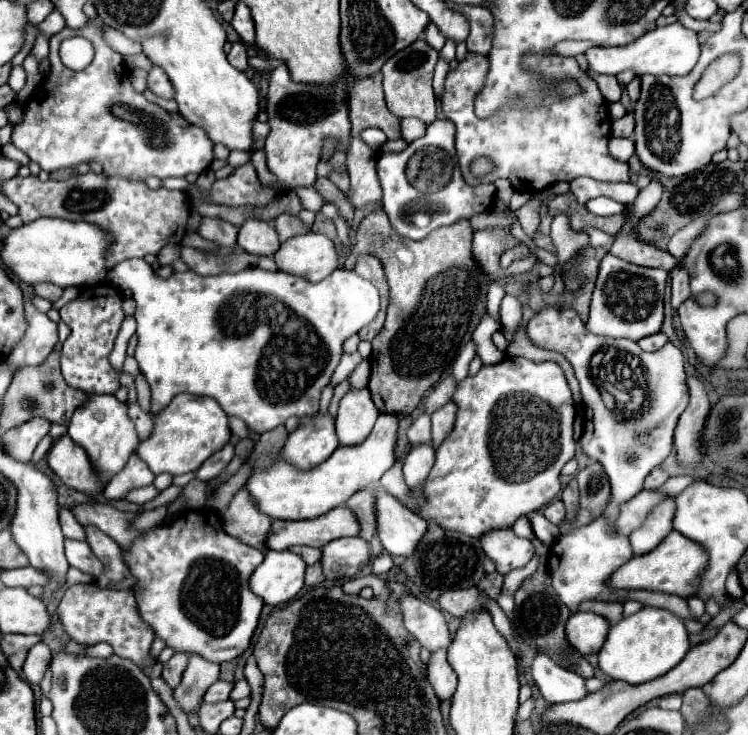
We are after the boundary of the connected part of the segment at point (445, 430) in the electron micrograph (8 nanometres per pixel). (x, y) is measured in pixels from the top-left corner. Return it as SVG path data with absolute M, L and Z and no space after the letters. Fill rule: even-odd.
M453 401L431 415L431 421L433 421L433 447L435 449L453 431L453 427L455 427L455 415L457 415L457 405Z

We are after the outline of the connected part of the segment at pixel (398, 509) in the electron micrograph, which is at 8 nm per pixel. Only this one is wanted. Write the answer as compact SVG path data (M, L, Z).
M377 491L377 535L389 555L411 557L427 533L427 521L409 513L389 493Z

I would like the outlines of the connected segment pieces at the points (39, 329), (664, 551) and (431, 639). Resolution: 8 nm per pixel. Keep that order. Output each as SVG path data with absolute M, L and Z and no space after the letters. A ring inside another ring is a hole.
M29 301L25 303L25 315L29 329L17 349L13 349L13 353L7 357L7 365L13 371L29 365L41 365L57 343L57 323L53 323L45 313L37 311Z
M671 531L651 553L631 557L627 565L623 565L613 577L609 585L615 589L647 589L647 591L663 591L679 597L693 597L699 587L699 577L707 569L709 557L703 545L683 537L679 531Z
M407 593L399 599L405 629L429 651L445 649L451 643L451 633L447 629L443 613L431 603Z

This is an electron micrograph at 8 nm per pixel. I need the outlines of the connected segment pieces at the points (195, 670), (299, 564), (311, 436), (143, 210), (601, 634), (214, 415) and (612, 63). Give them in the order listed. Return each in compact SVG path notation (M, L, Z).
M189 653L189 663L183 673L181 685L173 691L173 695L179 701L179 705L183 707L183 711L189 713L201 703L205 689L209 689L209 685L217 679L219 679L217 663L211 663L203 657L199 657L197 653Z
M267 551L263 563L253 571L249 585L269 605L291 601L303 587L305 561L291 551Z
M315 413L303 417L299 429L289 435L289 441L283 449L283 457L299 471L309 471L327 461L337 447L339 441L335 435L333 417L329 413Z
M87 173L87 175L79 175L79 177L71 177L67 181L41 181L35 175L29 177L13 177L3 185L3 193L19 207L19 215L23 219L23 223L31 223L39 217L61 217L61 219L69 219L69 221L89 221L95 223L99 227L103 227L105 231L113 231L115 243L111 245L109 253L107 253L107 265L113 267L125 259L133 259L133 257L145 257L147 253L157 255L159 249L167 243L181 243L183 235L185 235L185 223L187 217L191 213L189 207L189 199L183 191L169 191L169 189L149 189L143 181L121 181L121 177L109 177L109 175L95 175L95 173Z
M577 611L567 621L569 643L583 655L599 653L609 633L609 621L597 613Z
M177 395L167 409L163 409L155 417L155 429L149 439L141 441L137 447L137 455L149 465L149 469L159 473L183 475L197 471L201 463L211 457L217 449L221 449L231 439L229 415L221 409L215 399L201 395Z
M679 21L667 27L657 27L653 31L647 31L637 41L625 45L625 47L591 47L585 51L589 69L593 73L605 73L605 75L617 75L621 71L633 69L637 75L641 73L653 73L653 75L687 75L697 59L699 59L699 41L697 33L685 29Z

